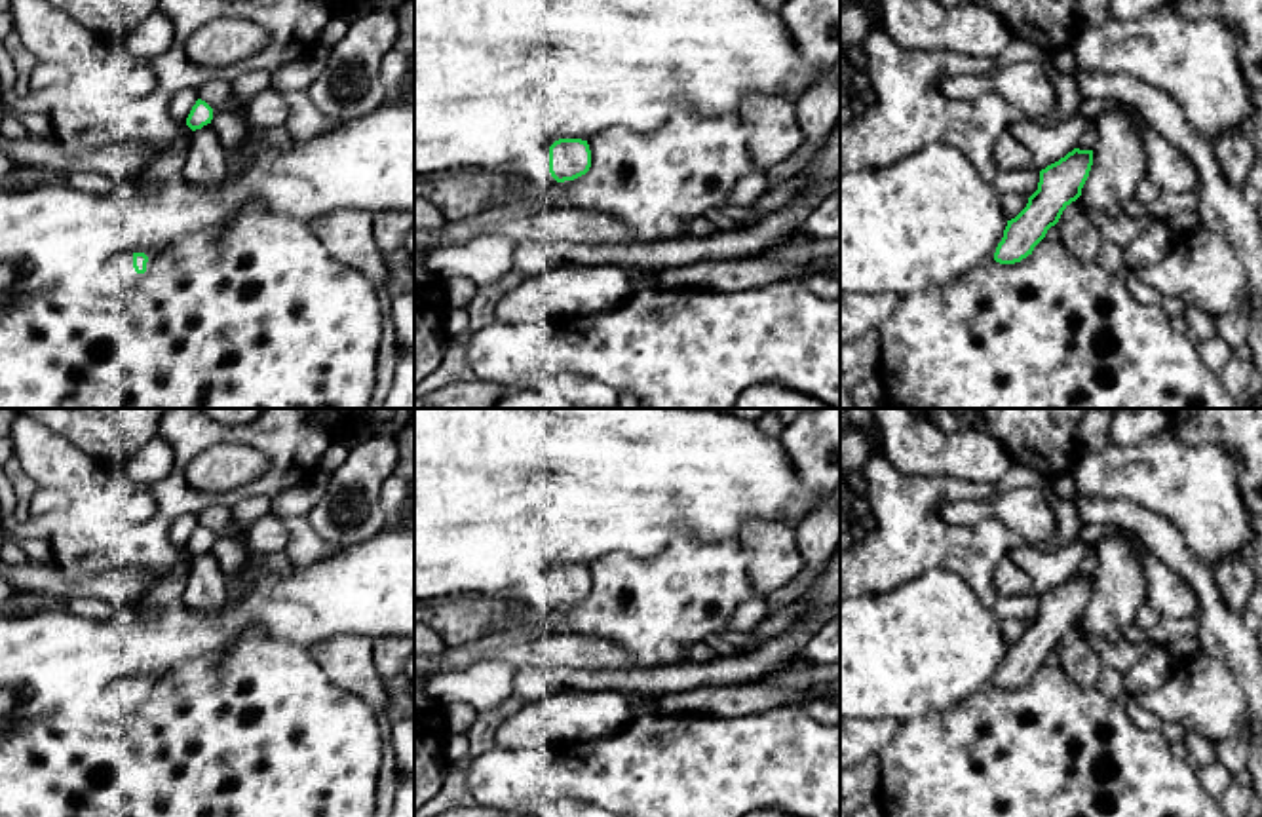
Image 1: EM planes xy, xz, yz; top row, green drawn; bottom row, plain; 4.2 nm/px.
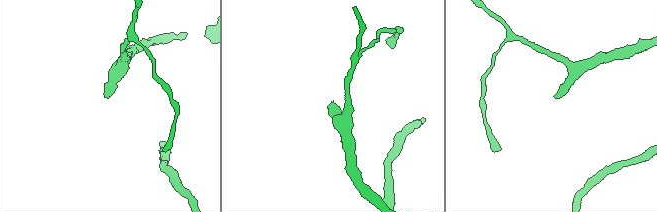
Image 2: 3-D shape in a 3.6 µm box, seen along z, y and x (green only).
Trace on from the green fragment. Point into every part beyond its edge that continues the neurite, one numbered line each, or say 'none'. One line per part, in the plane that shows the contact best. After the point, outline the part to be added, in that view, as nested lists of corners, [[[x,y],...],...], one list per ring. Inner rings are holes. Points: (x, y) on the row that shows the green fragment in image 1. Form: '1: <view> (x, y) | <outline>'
1: xy (120, 274) | [[[135,251],[135,253],[120,253],[105,266],[108,294],[137,289],[139,283],[146,277],[148,270],[152,268],[154,255],[150,255],[148,251]],[[135,253],[144,253],[148,256],[144,274],[137,274],[133,268]]]

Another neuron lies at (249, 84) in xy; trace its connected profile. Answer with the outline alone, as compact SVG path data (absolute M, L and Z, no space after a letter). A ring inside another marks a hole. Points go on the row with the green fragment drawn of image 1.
M249 70L232 82L232 93L243 106L268 87L272 87L272 78L266 70Z

